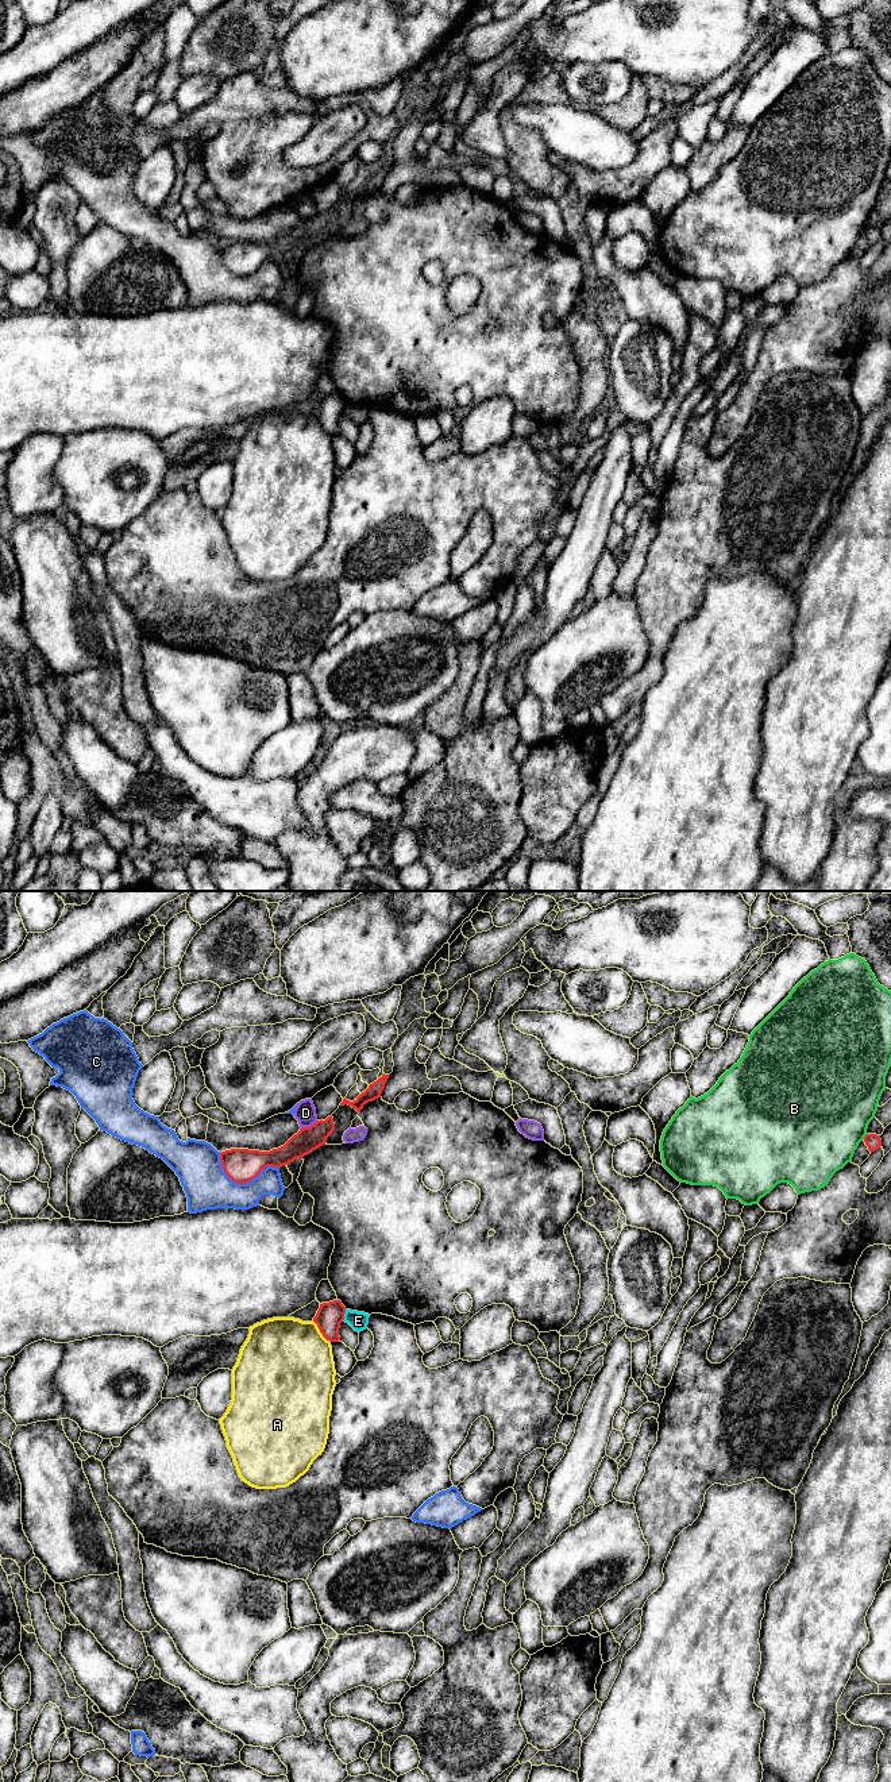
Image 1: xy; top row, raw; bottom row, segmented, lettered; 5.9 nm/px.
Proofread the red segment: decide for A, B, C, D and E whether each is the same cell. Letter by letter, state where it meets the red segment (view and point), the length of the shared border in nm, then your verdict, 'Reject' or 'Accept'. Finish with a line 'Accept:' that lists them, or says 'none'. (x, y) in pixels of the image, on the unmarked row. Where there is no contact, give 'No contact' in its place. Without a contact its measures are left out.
A: Touches red at xy (320, 424). Shared border 170 nm. Reject
B: Touches red at xy (864, 230). Shared border 40 nm. Reject
C: Touches red at xy (242, 276). Shared border 380 nm. Reject
D: Touches red at xy (311, 219). Shared border 120 nm. Reject
E: Touches red at xy (343, 408). Shared border 70 nm. Reject
Accept: none

